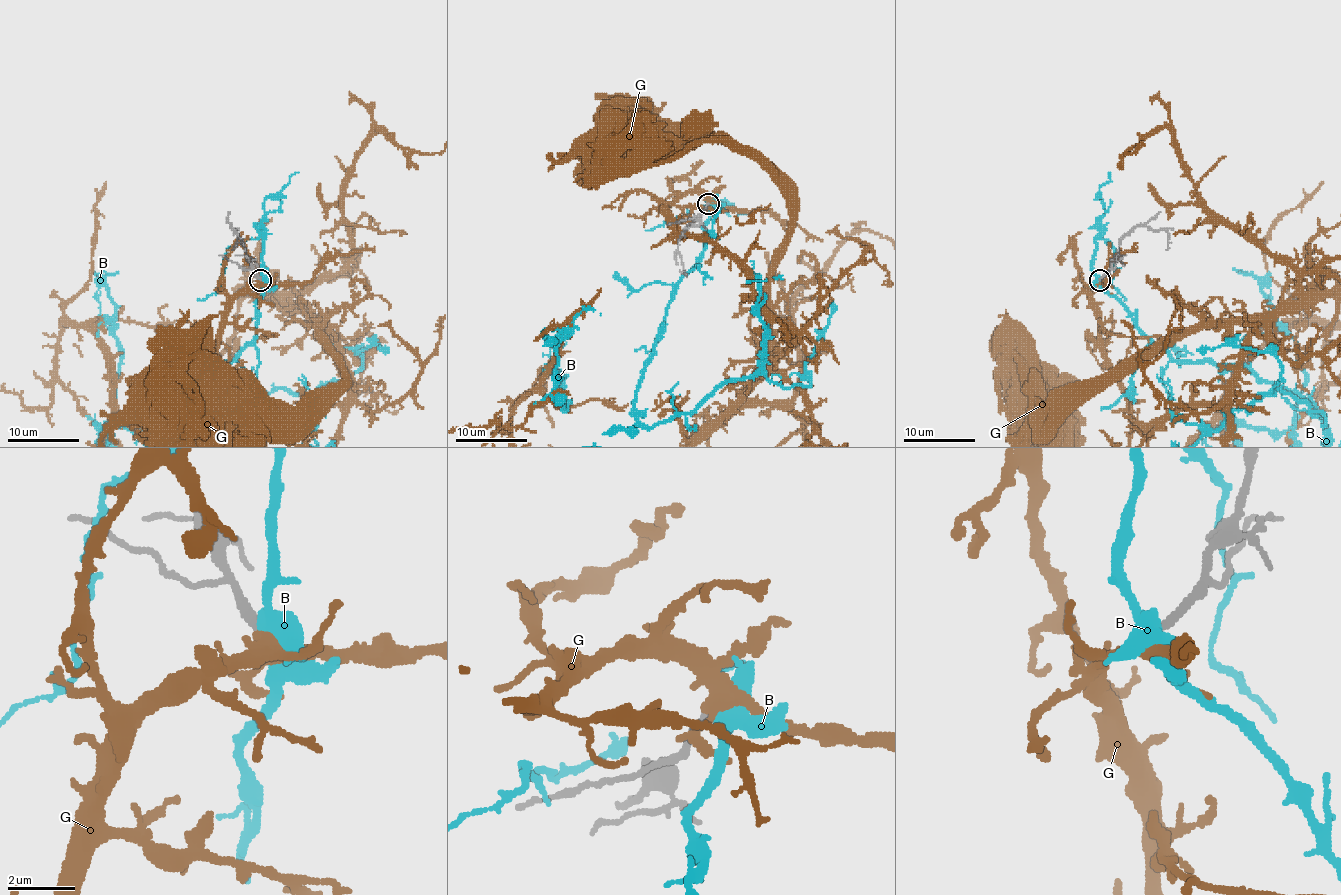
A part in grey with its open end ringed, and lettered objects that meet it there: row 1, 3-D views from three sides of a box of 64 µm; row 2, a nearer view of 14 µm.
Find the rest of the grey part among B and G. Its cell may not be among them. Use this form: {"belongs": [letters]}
{"belongs": ["G"]}

